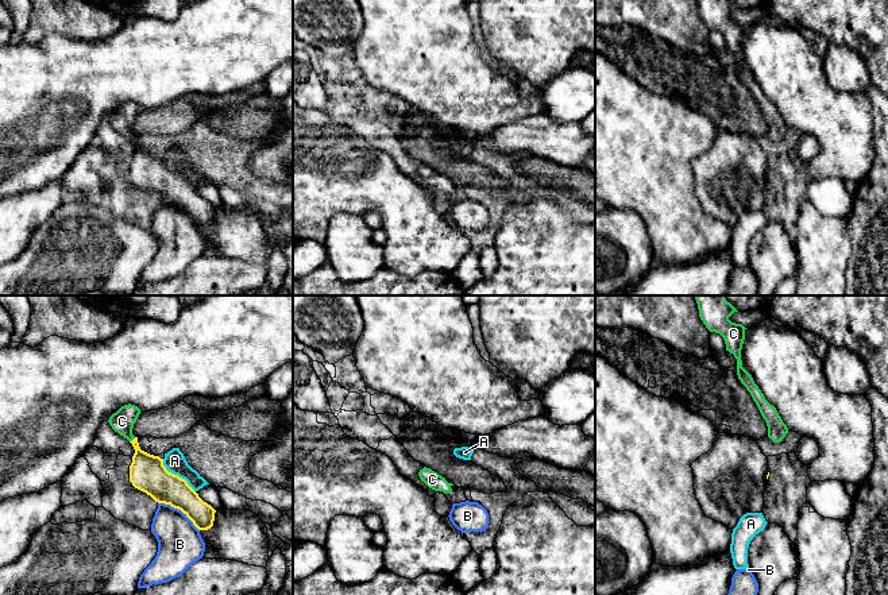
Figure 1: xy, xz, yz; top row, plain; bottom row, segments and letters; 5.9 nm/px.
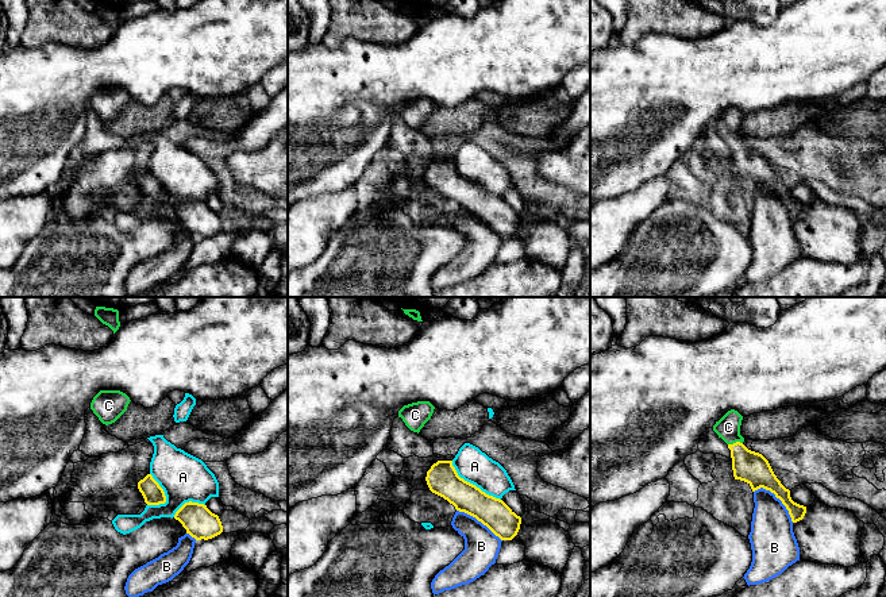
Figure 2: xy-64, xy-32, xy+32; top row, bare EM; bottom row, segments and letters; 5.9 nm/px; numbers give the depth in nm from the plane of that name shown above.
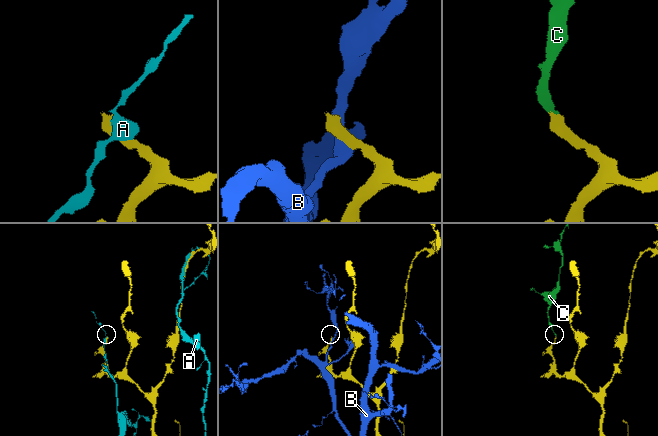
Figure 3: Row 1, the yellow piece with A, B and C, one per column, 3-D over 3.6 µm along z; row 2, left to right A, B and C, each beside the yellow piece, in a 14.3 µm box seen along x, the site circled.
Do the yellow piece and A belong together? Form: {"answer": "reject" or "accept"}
{"answer": "reject"}

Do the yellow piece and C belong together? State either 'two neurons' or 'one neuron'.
one neuron

